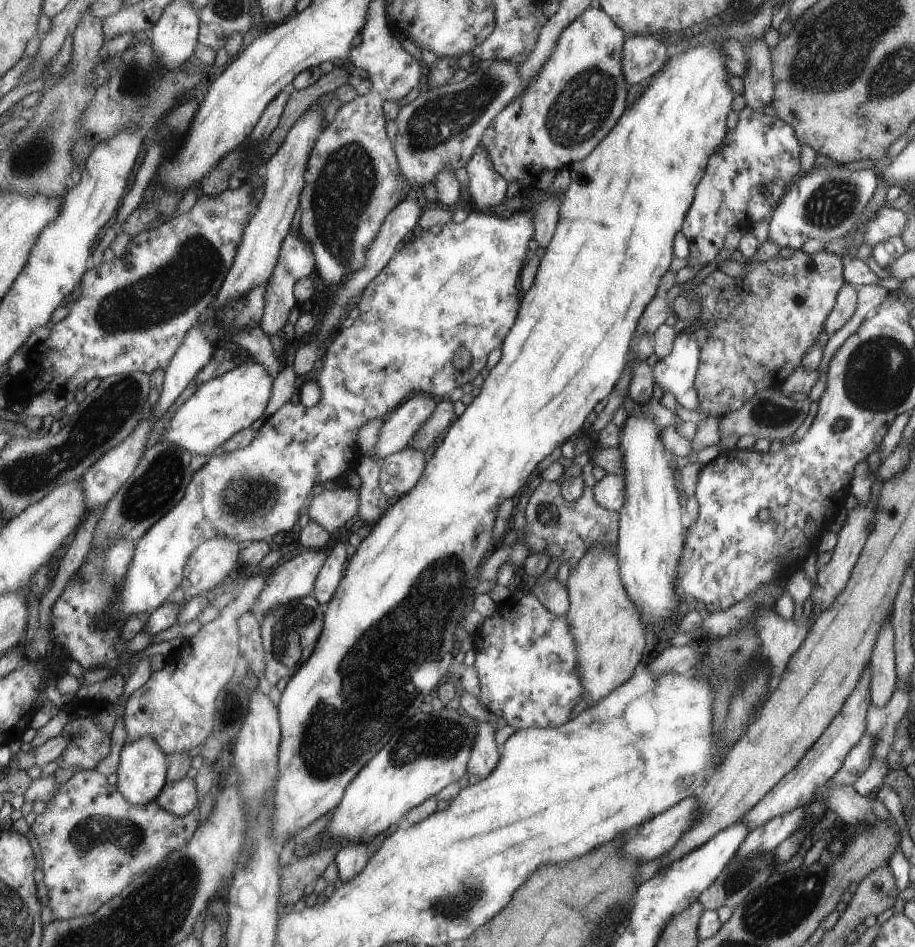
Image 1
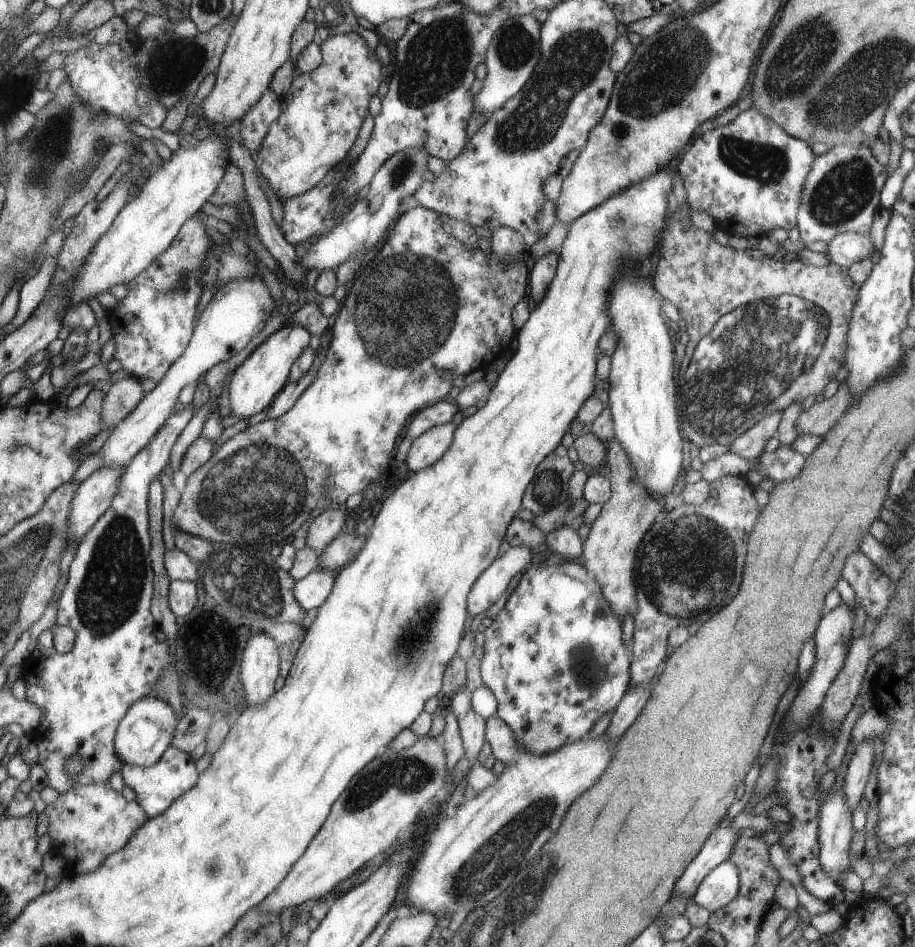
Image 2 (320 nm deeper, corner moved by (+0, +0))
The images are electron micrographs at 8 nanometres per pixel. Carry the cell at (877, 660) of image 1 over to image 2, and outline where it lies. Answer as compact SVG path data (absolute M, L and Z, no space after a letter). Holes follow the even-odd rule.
M863 738L855 753L850 757L847 768L845 768L844 783L842 784L842 795L851 813L859 805L859 800L863 797L863 788L865 788L867 776L869 776L872 760L871 738Z

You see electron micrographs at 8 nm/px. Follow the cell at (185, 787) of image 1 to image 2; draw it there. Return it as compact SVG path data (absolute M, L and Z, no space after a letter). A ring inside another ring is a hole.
M171 745L156 765L144 767L139 765L124 765L122 778L137 796L138 803L146 810L148 817L163 814L172 804L188 790L198 784L200 773L197 772L195 761L189 753Z

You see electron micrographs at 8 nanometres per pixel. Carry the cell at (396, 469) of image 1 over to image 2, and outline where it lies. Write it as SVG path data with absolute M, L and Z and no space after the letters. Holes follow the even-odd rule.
M449 421L432 426L416 436L404 459L408 470L417 472L425 466L431 466L435 460L439 460L441 454L447 450L455 428L456 425Z

